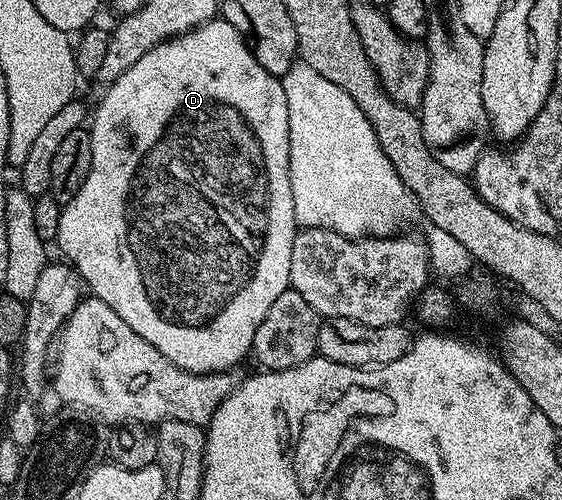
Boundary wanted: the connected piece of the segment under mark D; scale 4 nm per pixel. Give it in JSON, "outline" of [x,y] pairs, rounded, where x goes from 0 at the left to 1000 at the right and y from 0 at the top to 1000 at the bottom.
{"outline":[[[379,38],[368,50],[359,50],[338,66],[326,66],[320,74],[310,74],[290,90],[272,94],[260,110],[253,110],[253,118],[246,118],[246,126],[233,130],[194,178],[183,180],[180,194],[185,196],[180,198],[171,228],[165,234],[162,228],[160,234],[164,270],[160,350],[153,350],[153,366],[146,366],[146,382],[139,382],[139,390],[132,390],[132,398],[125,398],[125,406],[110,412],[98,488],[107,490],[109,502],[121,512],[116,514],[119,528],[135,540],[144,564],[155,576],[157,570],[164,576],[158,578],[162,592],[173,594],[181,606],[189,606],[189,614],[201,618],[217,638],[217,646],[224,646],[224,654],[231,654],[231,662],[253,670],[253,678],[260,678],[260,686],[267,686],[267,694],[281,694],[281,702],[288,702],[288,710],[295,710],[295,718],[302,718],[302,726],[310,726],[340,746],[404,746],[418,740],[418,730],[434,712],[440,716],[447,708],[452,662],[459,662],[459,646],[466,646],[466,638],[473,638],[473,622],[480,622],[488,598],[495,598],[495,590],[502,590],[502,582],[516,576],[516,502],[523,494],[530,452],[523,430],[523,390],[516,382],[516,350],[512,348],[516,342],[516,246],[512,244],[509,190],[500,156],[480,150],[464,134],[459,118],[452,118],[452,110],[441,98],[434,72],[409,44],[397,38]]]}

